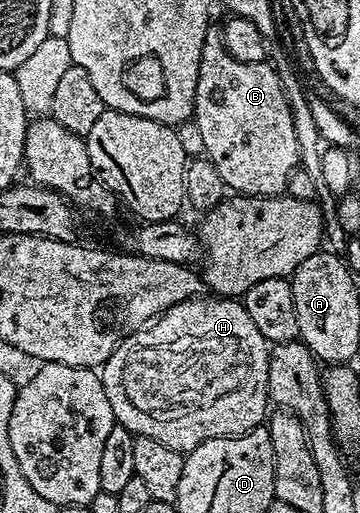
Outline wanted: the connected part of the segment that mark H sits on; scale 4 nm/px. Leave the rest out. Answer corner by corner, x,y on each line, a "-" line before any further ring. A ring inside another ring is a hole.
200,295
177,303
154,323
129,334
109,355
101,367
101,376
118,424
136,437
157,439
164,447
186,455
209,439
239,437
264,424
269,413
270,362
269,342
238,300

